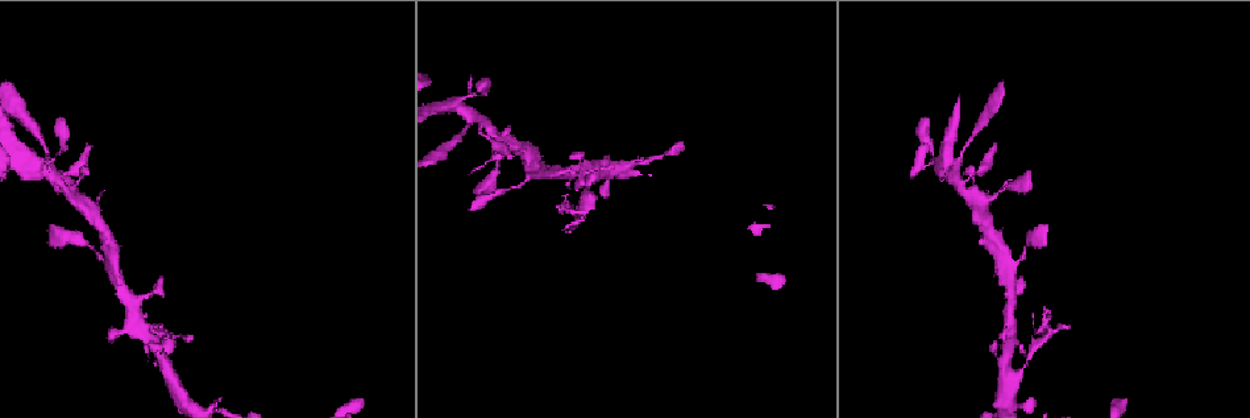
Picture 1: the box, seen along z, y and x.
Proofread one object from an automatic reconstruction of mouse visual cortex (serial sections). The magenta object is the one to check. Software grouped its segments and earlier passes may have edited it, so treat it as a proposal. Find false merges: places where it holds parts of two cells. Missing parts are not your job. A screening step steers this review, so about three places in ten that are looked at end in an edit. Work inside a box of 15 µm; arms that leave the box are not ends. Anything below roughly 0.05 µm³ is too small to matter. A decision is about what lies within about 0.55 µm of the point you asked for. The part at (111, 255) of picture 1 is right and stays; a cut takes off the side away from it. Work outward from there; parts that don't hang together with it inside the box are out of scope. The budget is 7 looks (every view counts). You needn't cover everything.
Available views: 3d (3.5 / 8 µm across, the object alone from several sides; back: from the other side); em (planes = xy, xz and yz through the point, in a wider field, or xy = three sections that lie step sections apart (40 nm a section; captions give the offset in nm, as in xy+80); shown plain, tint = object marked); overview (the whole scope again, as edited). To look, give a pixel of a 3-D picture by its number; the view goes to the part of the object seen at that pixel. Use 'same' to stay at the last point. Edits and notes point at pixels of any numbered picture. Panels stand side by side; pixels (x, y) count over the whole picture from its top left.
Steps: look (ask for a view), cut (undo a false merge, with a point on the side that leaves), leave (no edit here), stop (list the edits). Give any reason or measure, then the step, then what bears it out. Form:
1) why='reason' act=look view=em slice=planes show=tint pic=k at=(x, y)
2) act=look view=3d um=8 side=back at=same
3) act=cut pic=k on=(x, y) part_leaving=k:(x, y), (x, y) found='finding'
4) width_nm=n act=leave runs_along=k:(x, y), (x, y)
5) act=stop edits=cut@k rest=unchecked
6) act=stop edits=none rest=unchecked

why='thin arm on a thick one' act=look view=3d um=8 pic=1 at=(49, 154)

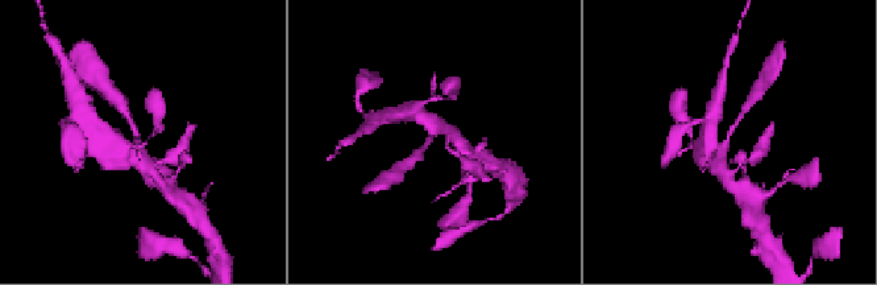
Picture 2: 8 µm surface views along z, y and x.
act=look view=em slice=xy step=2 show=tint pic=2 at=(729, 140)

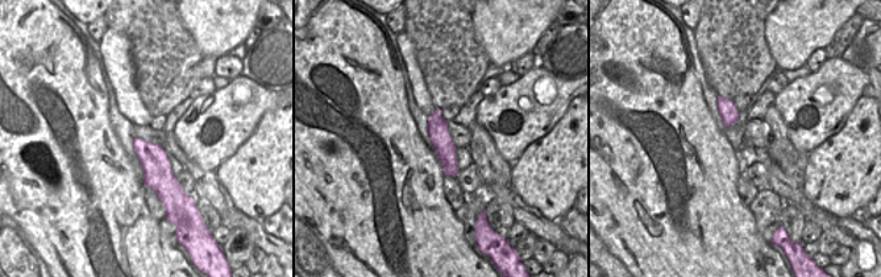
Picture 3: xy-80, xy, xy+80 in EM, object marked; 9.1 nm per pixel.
width_nm=190 act=leave runs_along=3:(436, 115), (439, 136), (453, 172) found='continuous, no second cell'

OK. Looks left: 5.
why='sudden change in width' act=look view=3d um=3.5 pic=1 at=(995, 99)

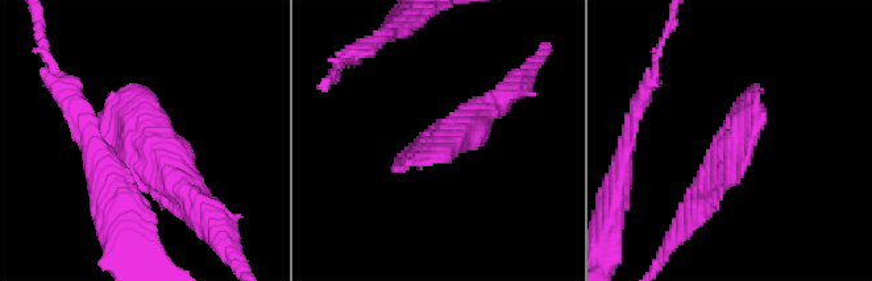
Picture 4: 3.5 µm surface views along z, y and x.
act=look view=em slice=xy step=1 show=tint pic=4 at=(732, 143)

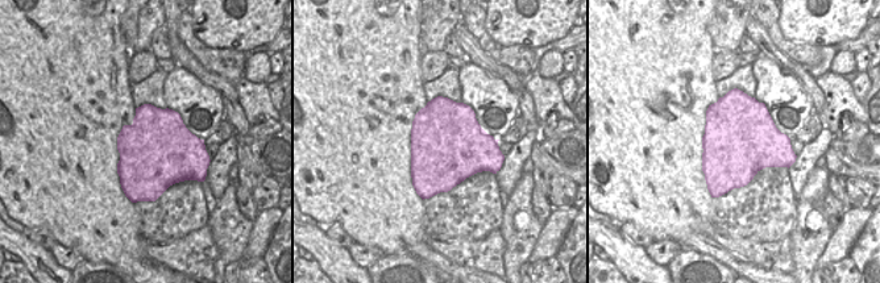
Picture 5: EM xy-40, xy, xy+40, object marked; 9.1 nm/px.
act=leave runs_along=4:(200, 207), (140, 127), (99, 118) found='continuous, no second cell'

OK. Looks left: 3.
why='two arms in line, one across' act=look view=3d um=3.5 pic=1 at=(172, 379)

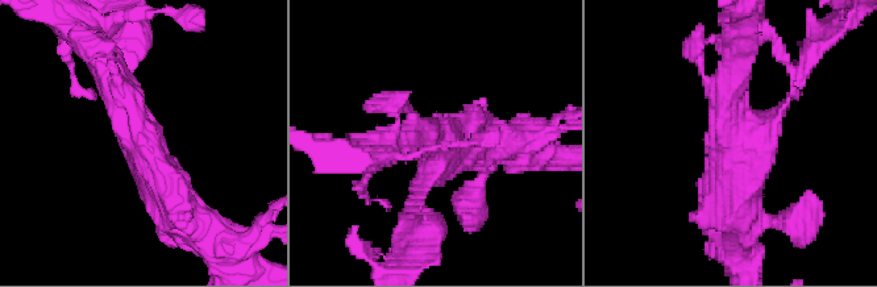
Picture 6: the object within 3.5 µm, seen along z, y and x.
why='now the EM' act=look view=em slice=xy step=1 show=tint pic=6 at=(145, 140)

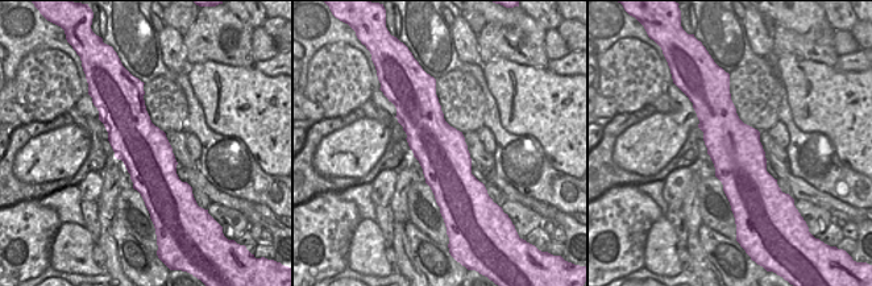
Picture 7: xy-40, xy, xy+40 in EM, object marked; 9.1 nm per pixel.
arms=3 act=leave runs_along=6:(104, 69), (190, 219) found='one cell here'

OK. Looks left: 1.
act=stop edits=none rest=unchecked

